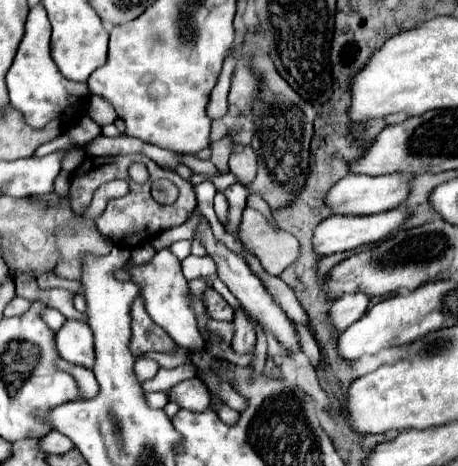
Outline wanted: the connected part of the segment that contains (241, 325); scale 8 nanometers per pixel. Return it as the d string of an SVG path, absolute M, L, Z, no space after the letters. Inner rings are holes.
M236 311L236 315L234 315L234 327L236 327L236 333L234 333L234 339L230 343L232 349L234 349L234 353L238 353L238 355L252 353L254 345L256 345L256 331L248 323L248 319L244 317L242 311Z

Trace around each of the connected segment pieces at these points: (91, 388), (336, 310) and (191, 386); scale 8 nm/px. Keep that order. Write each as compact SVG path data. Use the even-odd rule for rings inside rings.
M58 357L56 367L60 371L66 371L68 375L74 377L74 381L78 385L78 393L80 393L82 399L92 399L92 397L98 395L98 383L96 383L96 377L94 377L94 371L92 369L74 367L72 363L66 363L62 357Z
M352 293L344 295L342 299L336 299L328 311L330 323L336 331L346 331L354 321L358 321L366 313L368 303L370 299L364 293Z
M194 377L174 385L170 391L170 401L178 403L180 409L188 411L206 411L210 405L210 393L202 379Z

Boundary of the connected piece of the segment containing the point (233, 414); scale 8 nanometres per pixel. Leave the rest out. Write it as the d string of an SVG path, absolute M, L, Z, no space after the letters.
M222 404L218 408L217 415L223 422L228 425L234 425L238 421L240 416L238 411L231 409L225 404Z

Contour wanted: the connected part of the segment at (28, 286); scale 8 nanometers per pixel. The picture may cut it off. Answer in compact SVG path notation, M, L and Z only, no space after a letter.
M22 273L20 277L14 277L16 281L16 295L18 297L26 297L26 295L34 295L34 297L28 297L30 301L34 301L38 295L40 295L40 289L36 285L36 277L30 275L30 273Z

